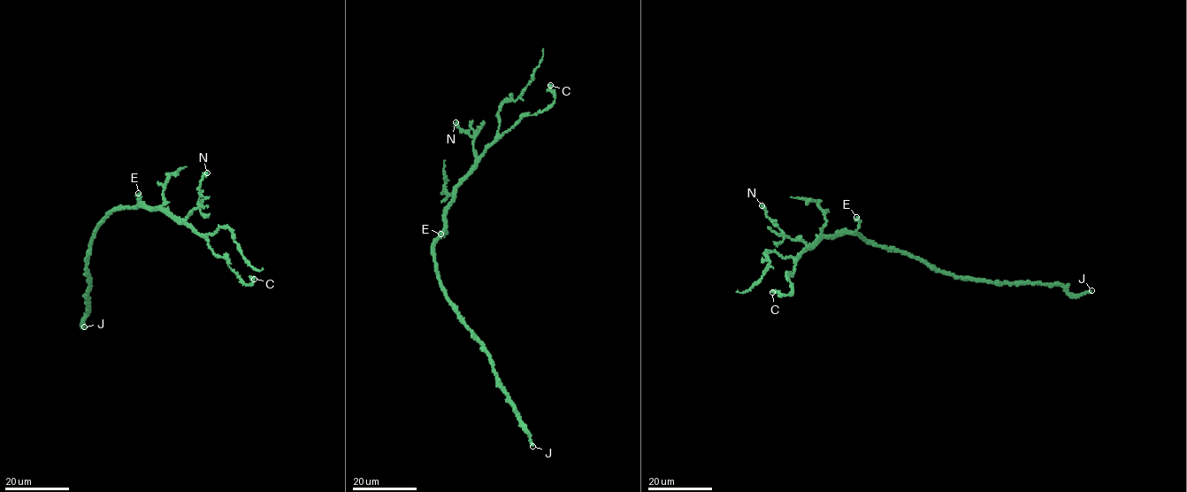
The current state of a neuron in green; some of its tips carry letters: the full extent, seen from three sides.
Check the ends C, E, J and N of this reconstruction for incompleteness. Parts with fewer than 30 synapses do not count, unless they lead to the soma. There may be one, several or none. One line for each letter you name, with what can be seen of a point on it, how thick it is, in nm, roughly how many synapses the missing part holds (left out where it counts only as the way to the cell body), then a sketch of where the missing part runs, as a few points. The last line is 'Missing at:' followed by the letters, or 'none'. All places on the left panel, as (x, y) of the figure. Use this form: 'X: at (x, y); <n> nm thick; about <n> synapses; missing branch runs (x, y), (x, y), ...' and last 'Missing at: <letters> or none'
Missing at: none

